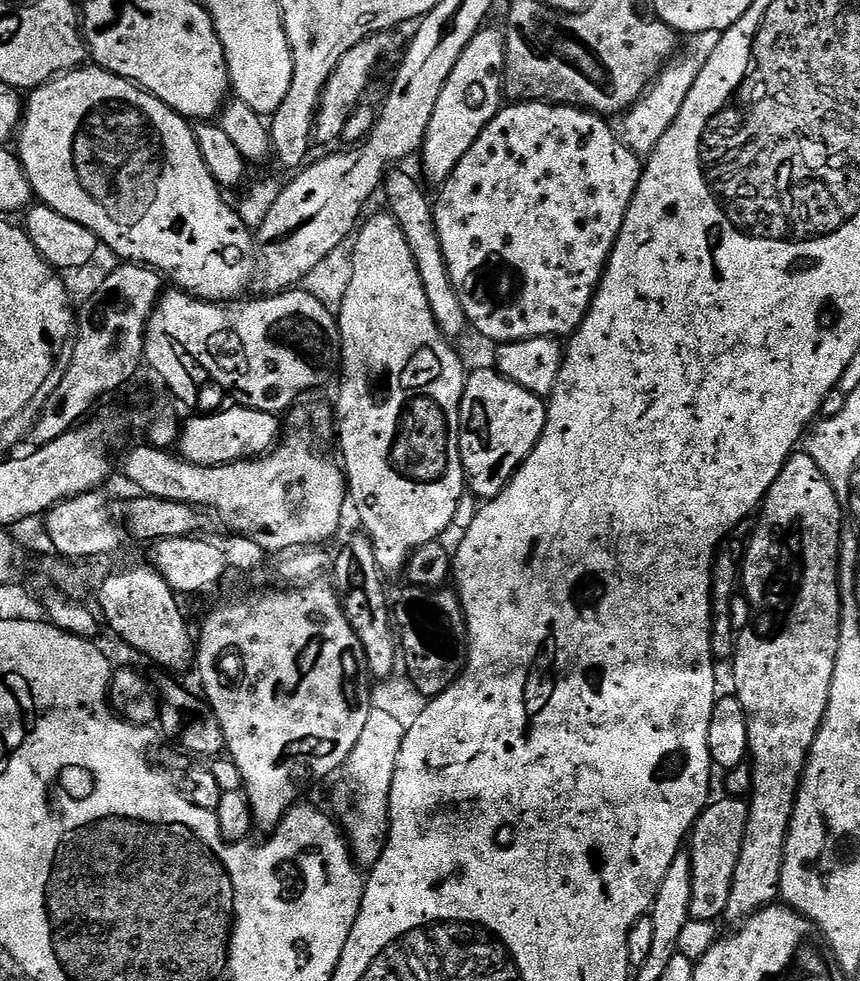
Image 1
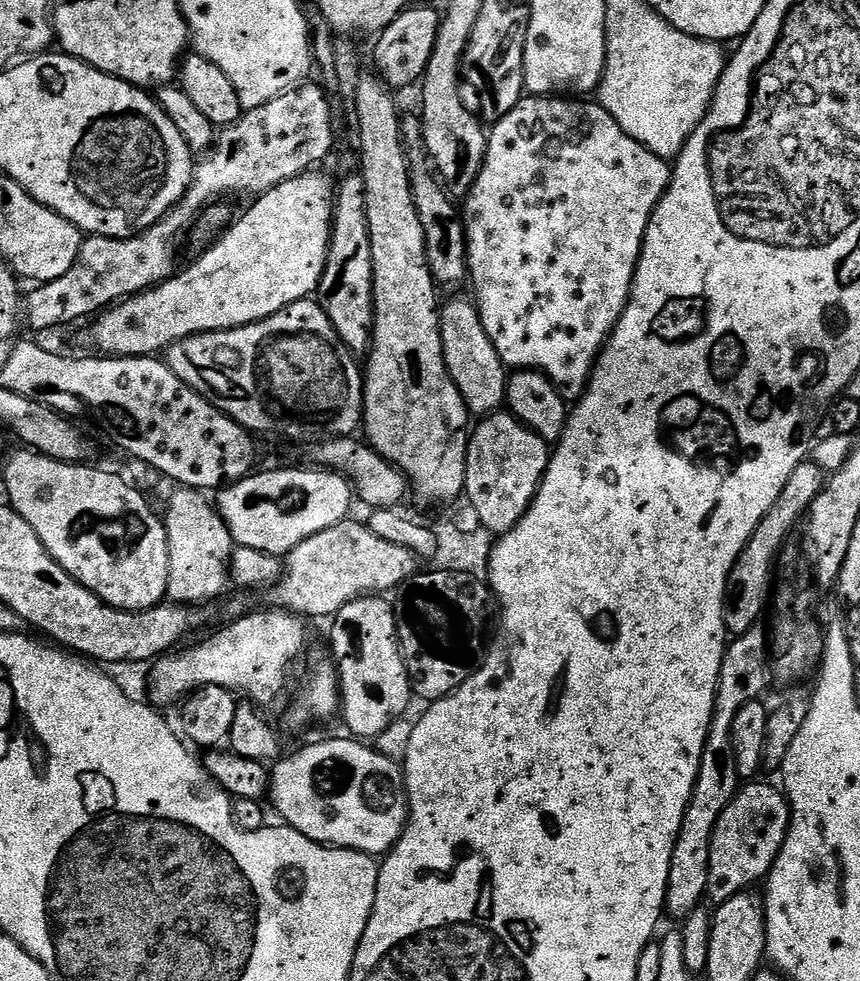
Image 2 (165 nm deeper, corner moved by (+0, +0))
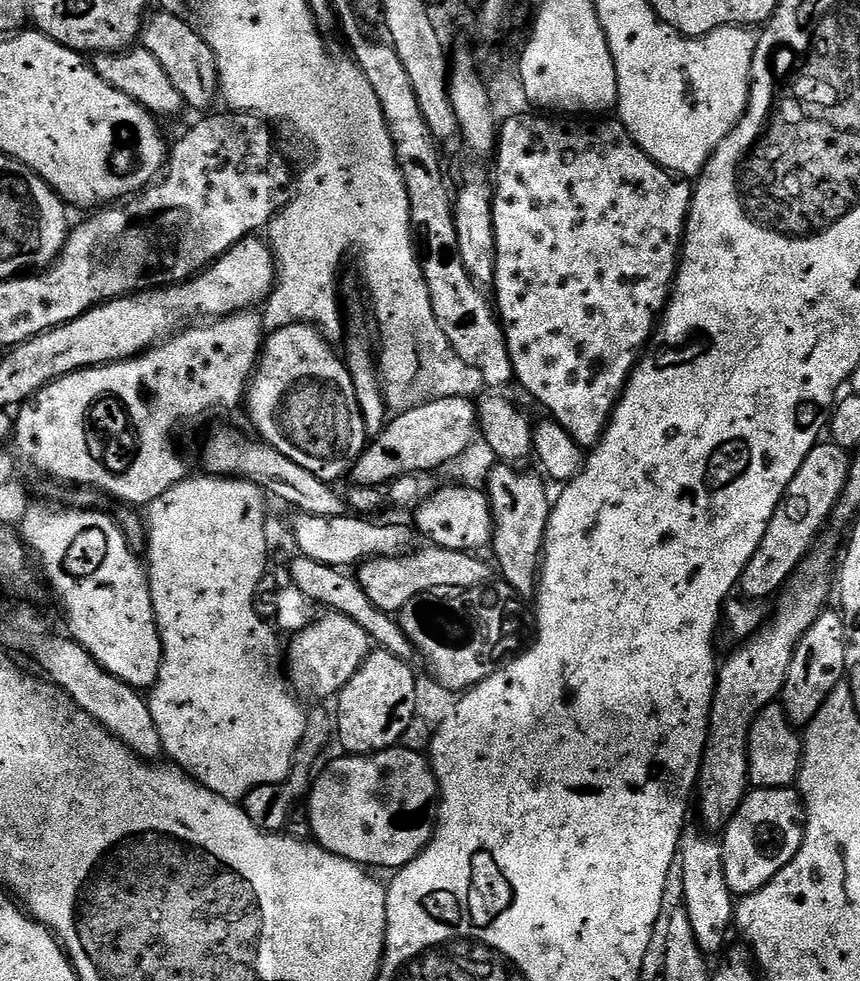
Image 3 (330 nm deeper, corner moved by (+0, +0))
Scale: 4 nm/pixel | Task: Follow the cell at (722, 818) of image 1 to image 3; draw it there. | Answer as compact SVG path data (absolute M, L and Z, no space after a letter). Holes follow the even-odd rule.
M795 787L749 791L720 840L726 886L730 886L733 897L748 896L766 886L791 862L802 846L805 823L806 809Z

